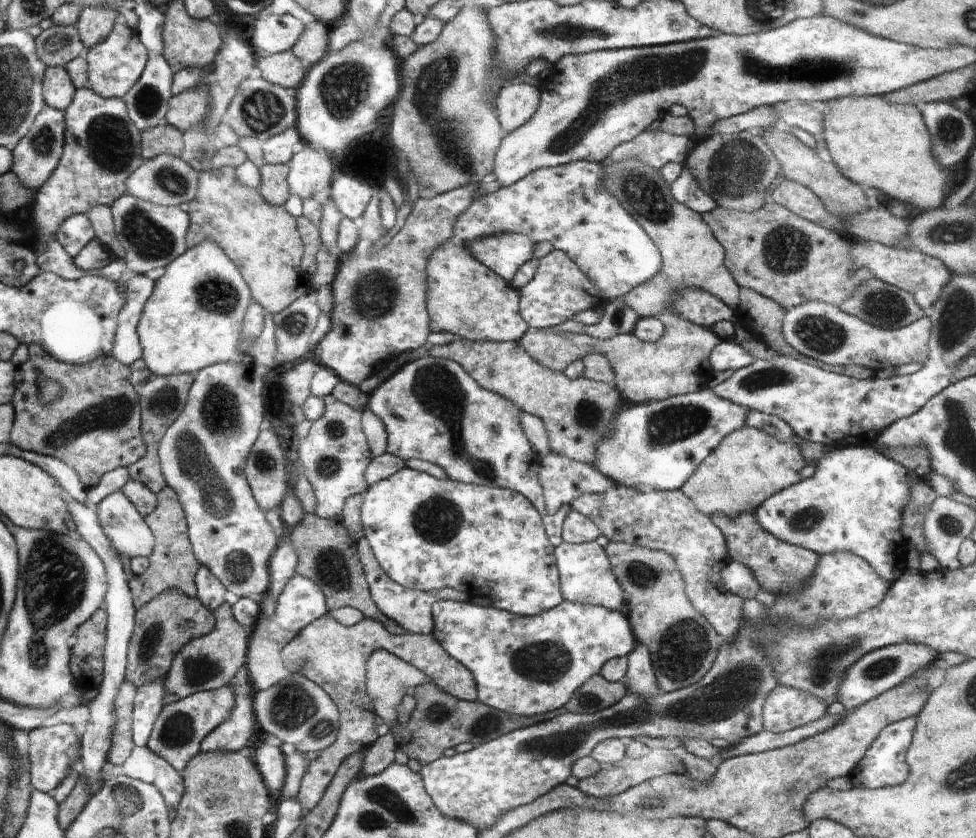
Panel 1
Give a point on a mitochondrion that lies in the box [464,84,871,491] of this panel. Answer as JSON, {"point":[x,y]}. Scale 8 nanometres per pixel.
{"point":[738,167]}

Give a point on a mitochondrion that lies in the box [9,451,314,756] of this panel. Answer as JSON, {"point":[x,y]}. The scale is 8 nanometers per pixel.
{"point":[56,576]}

